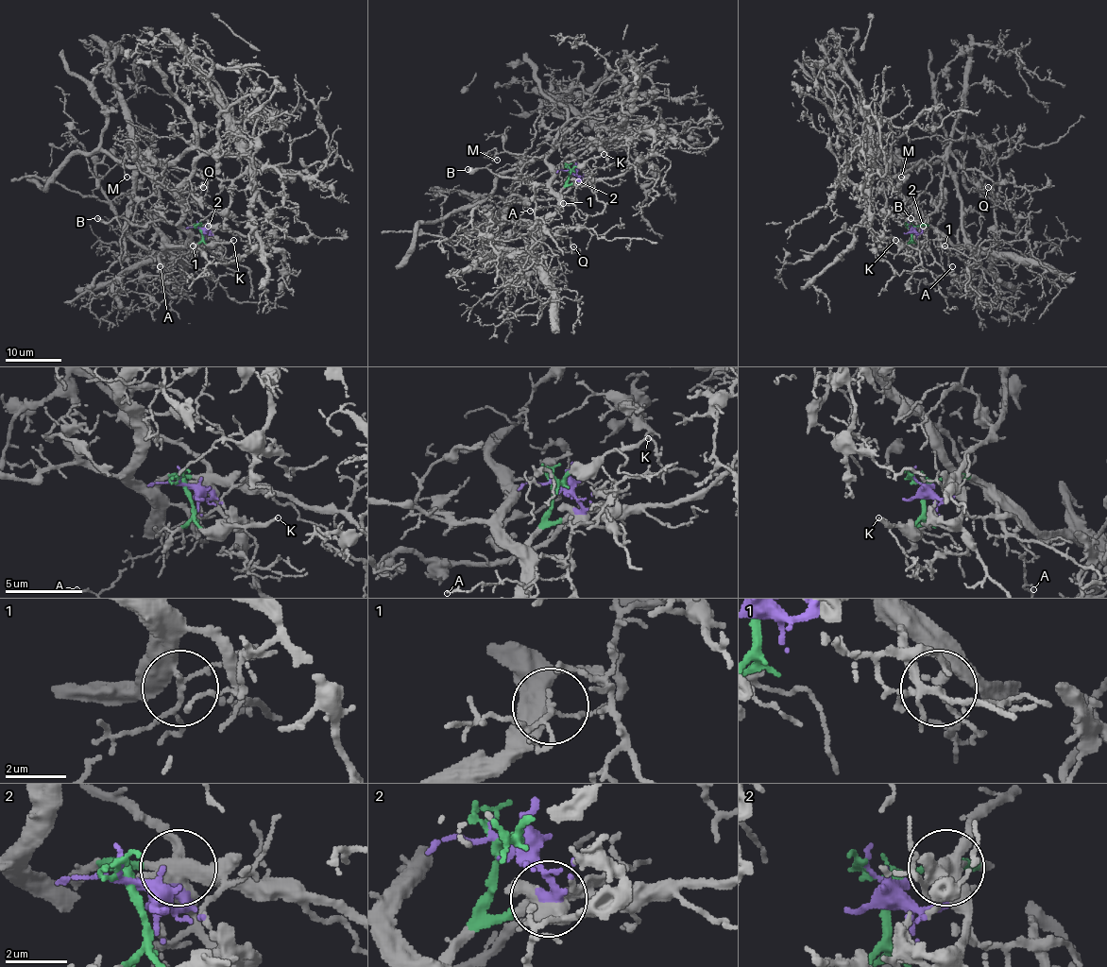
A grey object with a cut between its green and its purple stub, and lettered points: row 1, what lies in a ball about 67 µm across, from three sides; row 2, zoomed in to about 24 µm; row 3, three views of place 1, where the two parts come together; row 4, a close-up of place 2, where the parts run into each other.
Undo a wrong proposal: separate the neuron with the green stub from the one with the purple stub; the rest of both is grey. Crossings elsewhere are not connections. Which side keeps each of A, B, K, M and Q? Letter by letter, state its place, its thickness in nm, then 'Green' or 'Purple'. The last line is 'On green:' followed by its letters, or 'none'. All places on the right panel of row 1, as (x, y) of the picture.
A: Place: (952, 266). Thickness 130 nm. Green
B: Place: (911, 218). Thickness 440 nm. Green
K: Place: (895, 240). Thickness 180 nm. Green
M: Place: (901, 177). Thickness 120 nm. Green
Q: Place: (988, 187). Thickness 120 nm. Purple
On green: A, B, K, M

